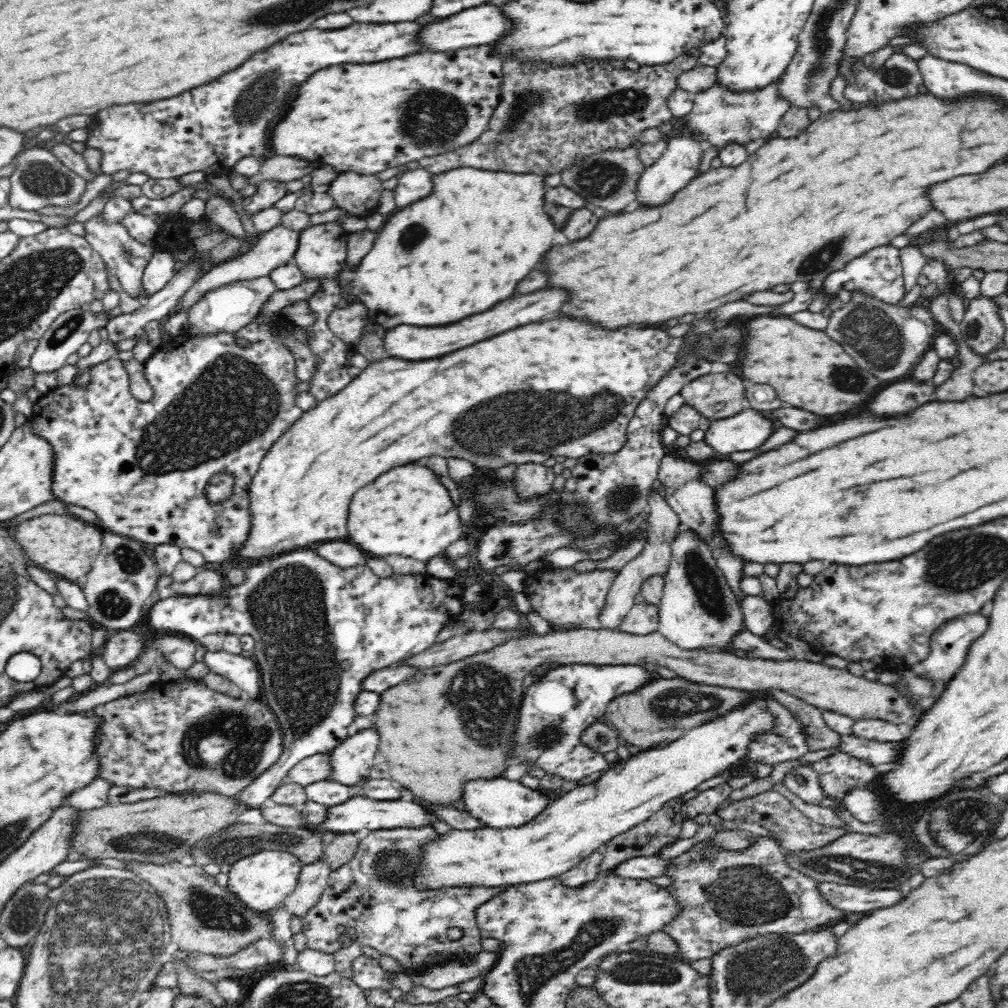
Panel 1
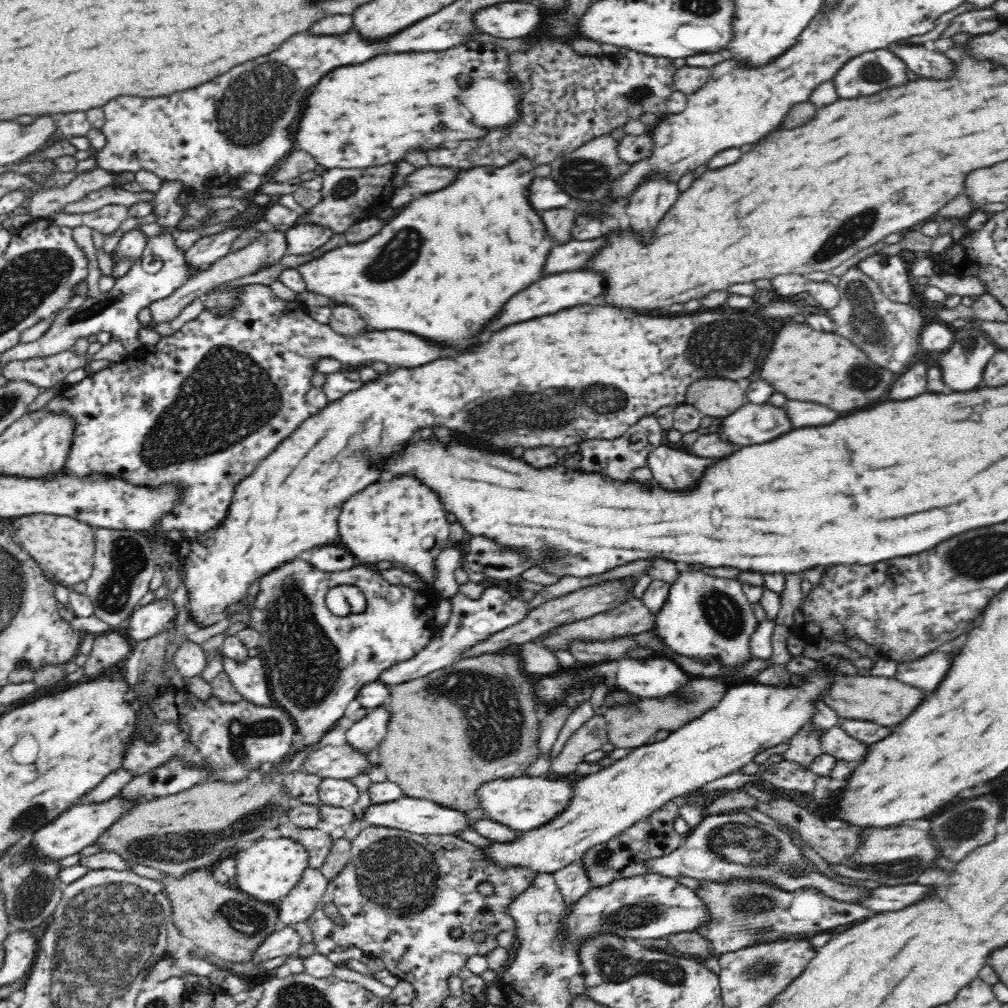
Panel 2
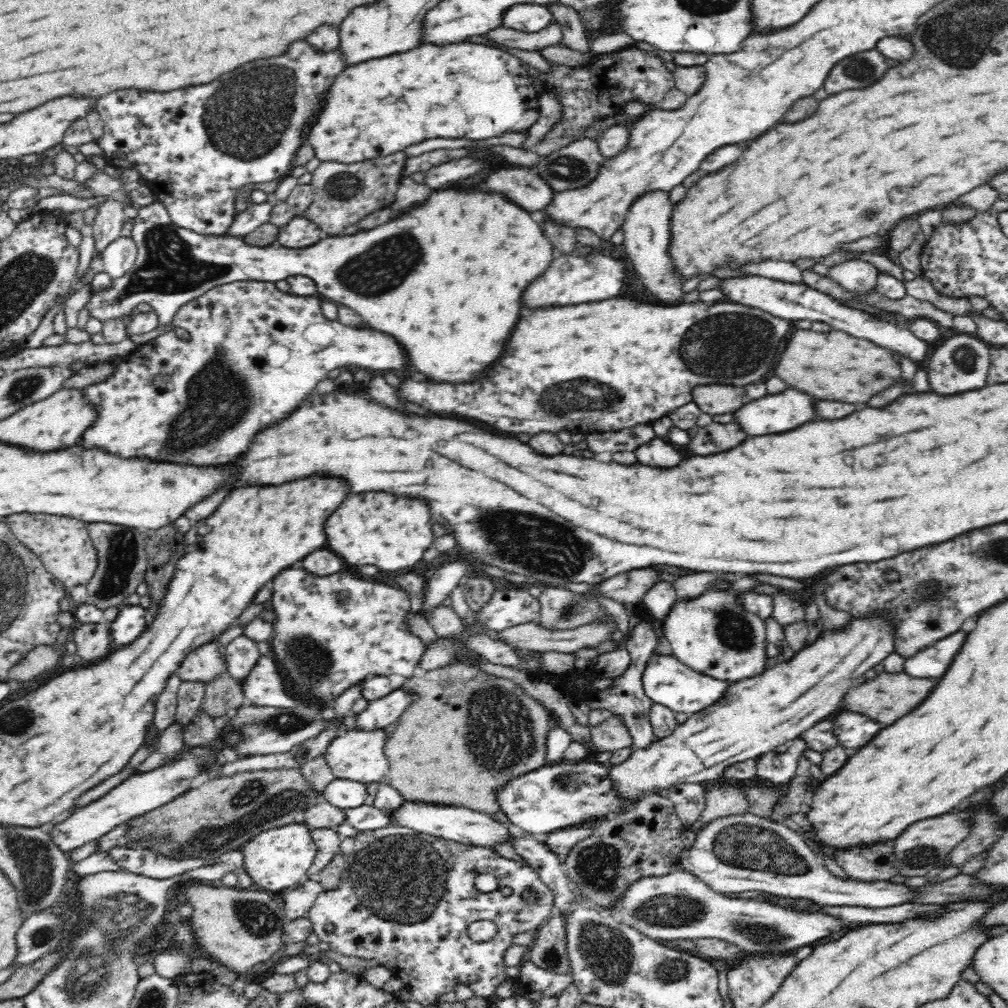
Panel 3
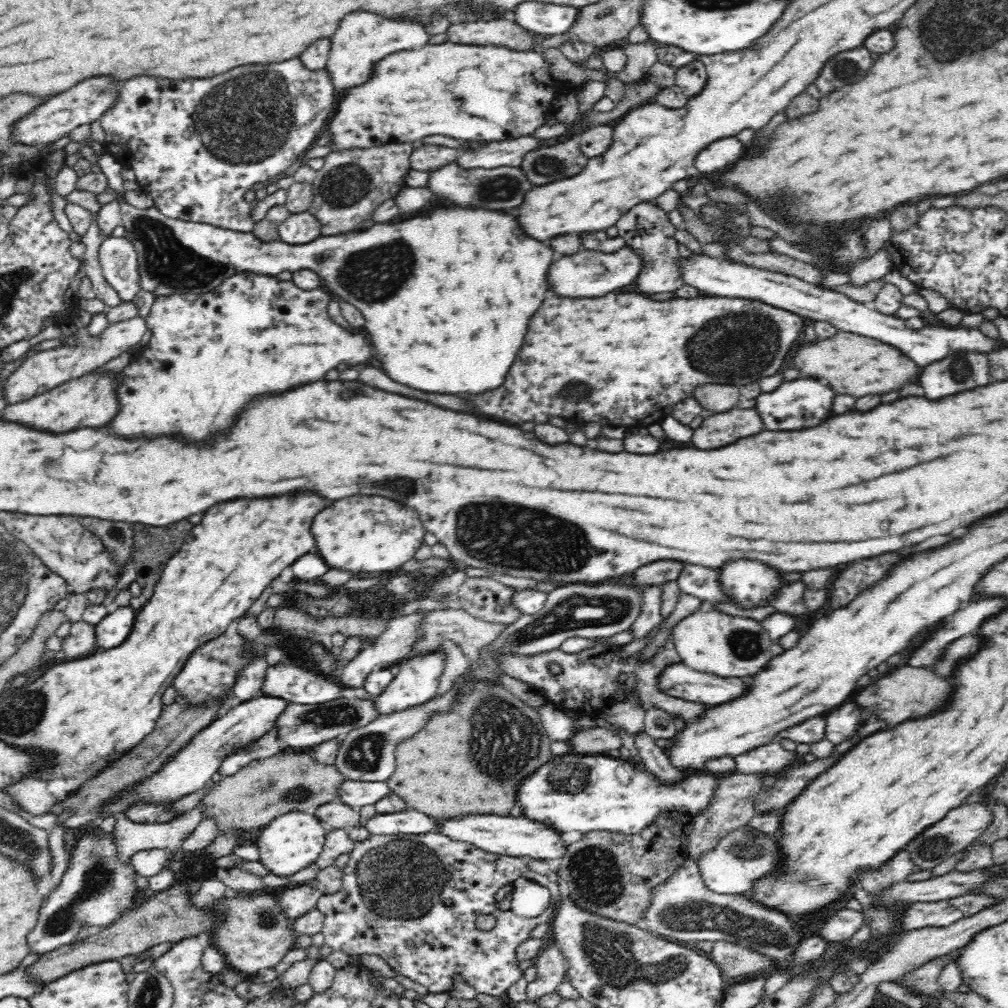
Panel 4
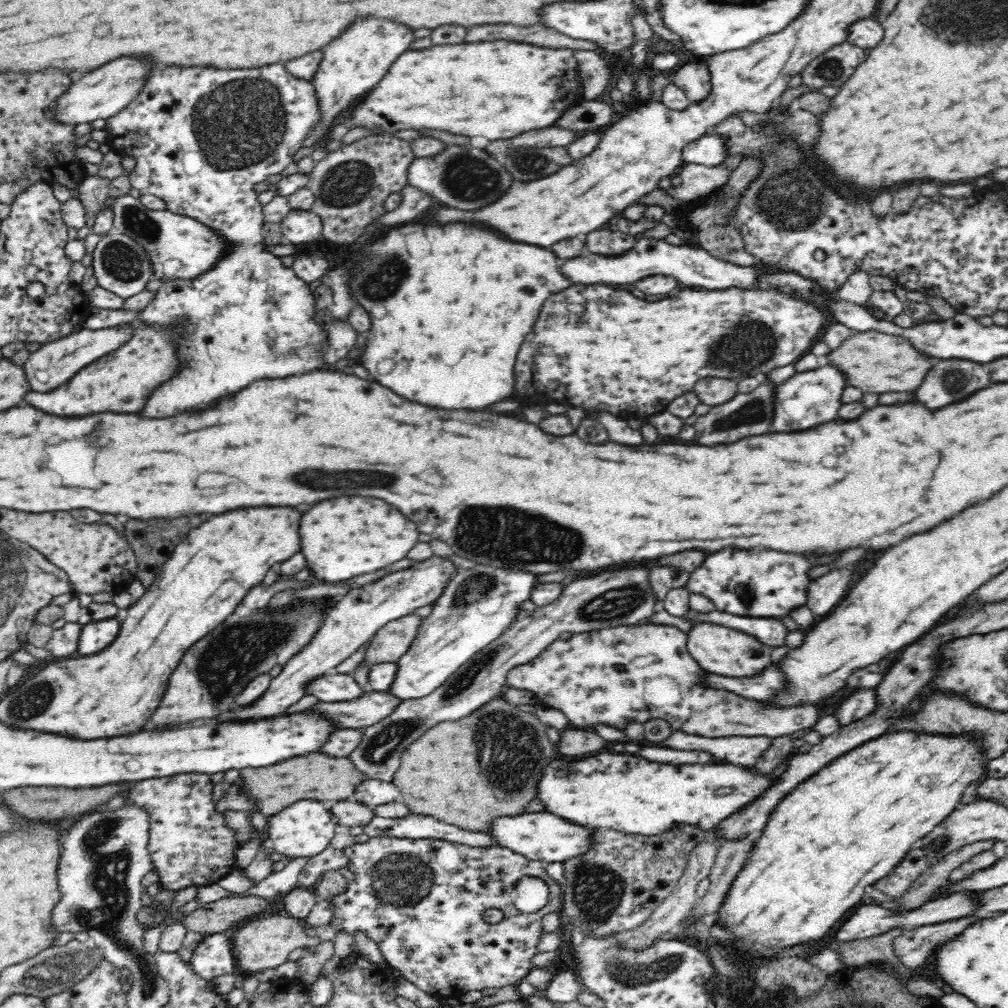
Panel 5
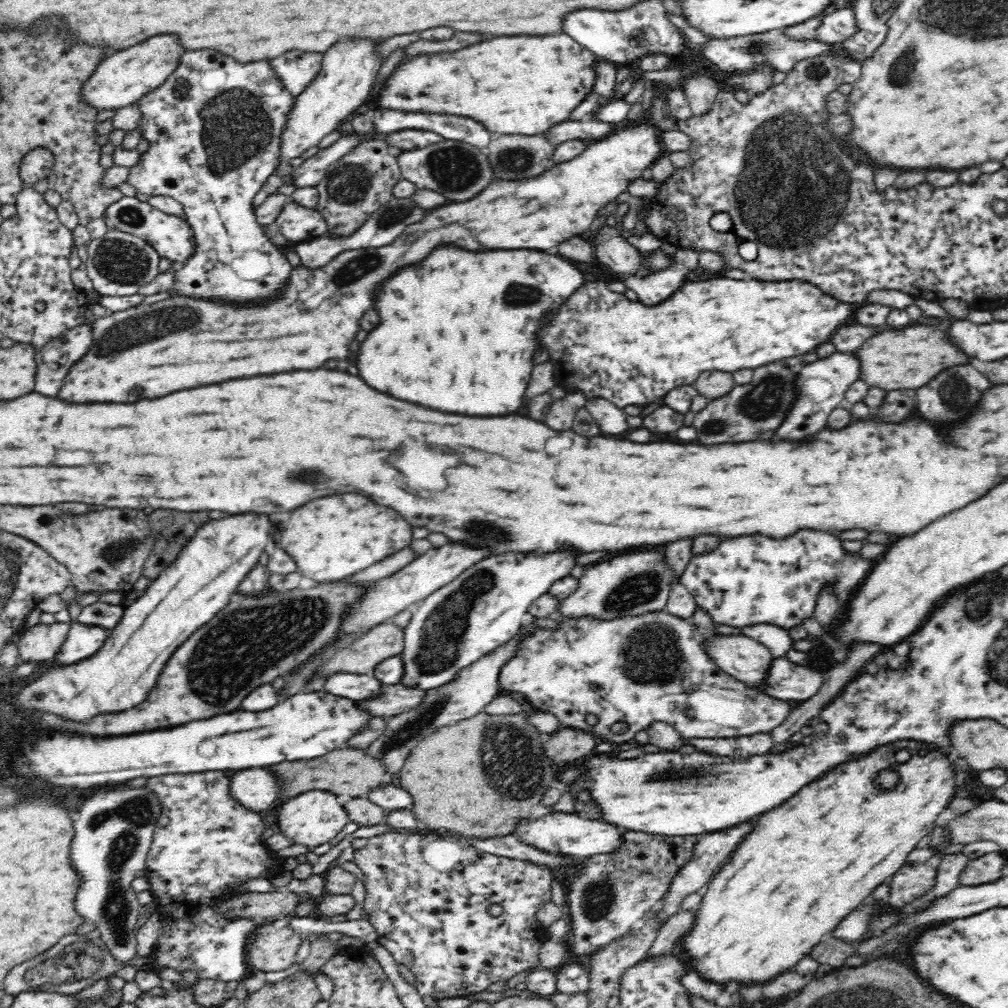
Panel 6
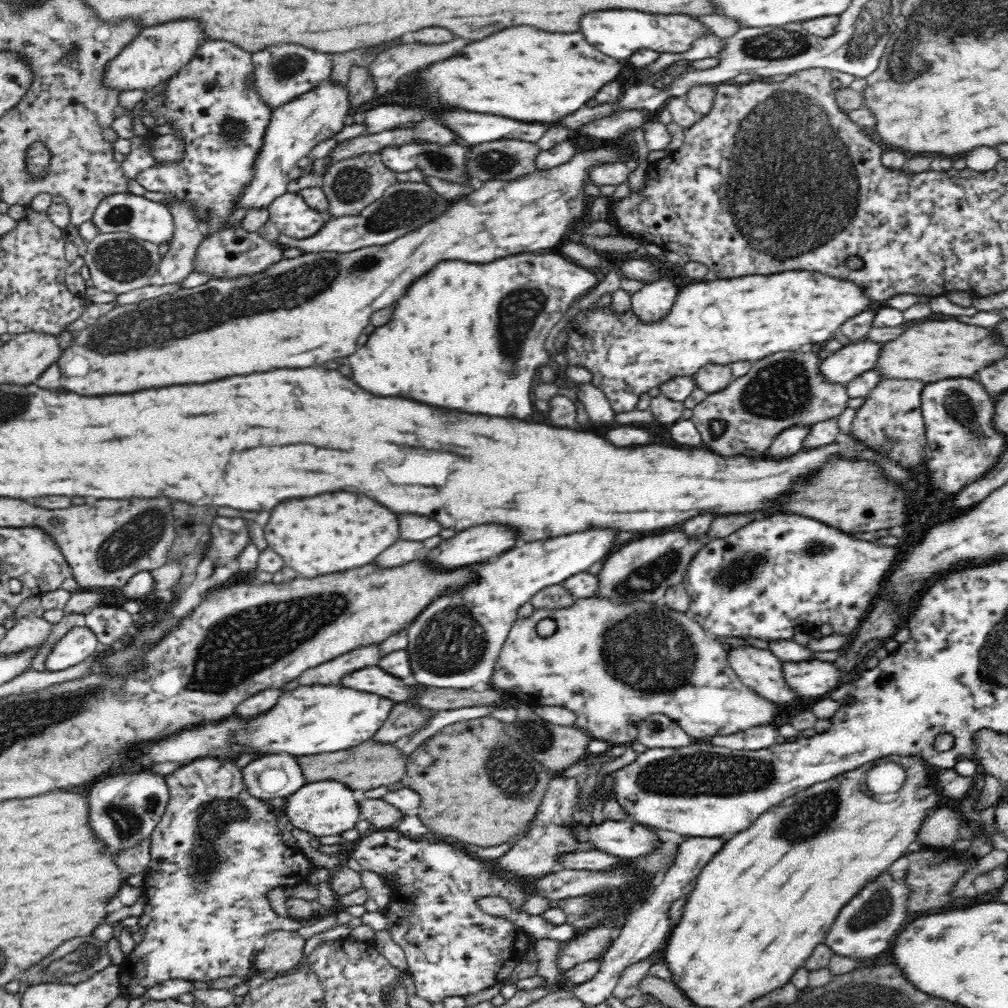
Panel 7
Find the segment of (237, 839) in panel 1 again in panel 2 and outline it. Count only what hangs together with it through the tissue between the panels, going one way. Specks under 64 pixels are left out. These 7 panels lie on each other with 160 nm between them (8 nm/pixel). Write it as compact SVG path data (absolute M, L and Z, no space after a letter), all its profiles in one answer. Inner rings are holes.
M284 824L276 826L279 837L294 839L308 851L308 866L319 869L330 852L333 839L318 828L290 828Z

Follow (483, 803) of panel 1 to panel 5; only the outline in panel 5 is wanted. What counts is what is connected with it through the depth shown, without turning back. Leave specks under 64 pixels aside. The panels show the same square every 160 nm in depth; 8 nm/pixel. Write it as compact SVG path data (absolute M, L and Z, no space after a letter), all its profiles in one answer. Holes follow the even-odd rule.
M598 754L592 758L581 759L580 762L570 762L558 758L548 762L548 768L542 774L538 784L538 800L543 805L542 811L550 812L568 822L586 828L612 829L624 834L641 834L652 836L670 830L682 822L694 824L698 828L710 830L716 824L728 818L732 812L740 810L748 802L756 800L775 778L770 775L758 775L750 767L724 764L684 764L670 766L648 762L636 756L624 754Z

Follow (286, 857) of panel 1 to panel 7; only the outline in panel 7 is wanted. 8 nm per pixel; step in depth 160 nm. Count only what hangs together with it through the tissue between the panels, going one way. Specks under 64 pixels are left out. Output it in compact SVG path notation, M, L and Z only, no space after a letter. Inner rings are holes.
M328 779L320 782L306 783L294 794L284 799L283 813L289 818L290 825L298 830L310 833L310 836L340 835L346 830L354 829L360 811L358 803L352 795L353 790L344 783Z

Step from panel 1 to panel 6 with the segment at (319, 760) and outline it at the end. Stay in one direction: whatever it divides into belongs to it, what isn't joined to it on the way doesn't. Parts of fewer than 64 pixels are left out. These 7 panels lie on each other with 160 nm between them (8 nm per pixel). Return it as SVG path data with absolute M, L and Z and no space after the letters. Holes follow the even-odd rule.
M634 552L616 556L585 568L578 579L578 588L562 599L552 617L579 619L592 617L600 620L640 616L662 611L667 605L669 592L675 584L672 569L666 567L660 552ZM528 618L526 623L518 630L516 636L508 640L506 644L490 650L480 660L459 670L459 674L454 681L448 682L444 686L427 690L424 698L422 698L422 702L418 706L414 706L412 710L390 717L390 720L386 722L384 732L364 750L366 755L374 759L380 759L382 765L386 766L388 774L392 776L390 784L396 784L397 787L400 786L398 778L400 768L404 766L408 754L416 748L416 744L422 738L430 736L432 732L436 732L443 726L476 716L479 712L484 711L484 707L490 704L494 698L504 694L504 690L499 683L500 672L502 672L503 666L507 665L507 662L516 656L521 642L526 637L533 635L538 629L543 627L546 627L545 620Z

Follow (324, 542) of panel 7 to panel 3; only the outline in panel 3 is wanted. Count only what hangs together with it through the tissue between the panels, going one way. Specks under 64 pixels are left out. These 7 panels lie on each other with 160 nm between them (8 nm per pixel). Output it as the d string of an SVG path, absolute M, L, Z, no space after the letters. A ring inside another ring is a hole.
M390 492L350 494L328 518L324 530L328 536L328 548L348 564L374 564L380 570L392 572L416 566L422 560L424 550L434 544L430 506L420 498L396 496Z

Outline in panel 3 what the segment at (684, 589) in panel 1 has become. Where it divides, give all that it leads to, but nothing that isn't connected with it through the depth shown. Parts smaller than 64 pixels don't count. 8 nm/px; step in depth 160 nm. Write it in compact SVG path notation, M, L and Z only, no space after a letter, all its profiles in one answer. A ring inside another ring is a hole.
M742 576L730 588L708 588L696 598L676 598L662 622L662 634L672 647L672 655L696 672L718 680L744 680L764 672L766 662L765 619L744 608L741 596L752 591L754 582Z

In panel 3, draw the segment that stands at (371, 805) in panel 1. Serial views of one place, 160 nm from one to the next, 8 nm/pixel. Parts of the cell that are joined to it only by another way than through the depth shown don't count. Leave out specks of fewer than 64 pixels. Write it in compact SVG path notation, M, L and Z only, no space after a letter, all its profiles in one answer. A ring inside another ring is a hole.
M404 802L402 806L398 806L388 813L396 825L460 844L491 848L498 842L508 843L511 836L510 829L504 827L504 824L492 820L488 814L480 814L480 812L474 812L468 808L456 808L456 806L450 808L450 806L436 806L436 804L426 804L426 802Z

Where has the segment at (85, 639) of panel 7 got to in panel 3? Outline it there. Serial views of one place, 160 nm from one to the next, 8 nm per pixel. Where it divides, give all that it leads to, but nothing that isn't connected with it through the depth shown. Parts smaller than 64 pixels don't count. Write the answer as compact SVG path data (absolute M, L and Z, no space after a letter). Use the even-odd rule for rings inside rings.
M142 605L122 606L109 626L112 644L115 647L132 644L148 627L146 609Z

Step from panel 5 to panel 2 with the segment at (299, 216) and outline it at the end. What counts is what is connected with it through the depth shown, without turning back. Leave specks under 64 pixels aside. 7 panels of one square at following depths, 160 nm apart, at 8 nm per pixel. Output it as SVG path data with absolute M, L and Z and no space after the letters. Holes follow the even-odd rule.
M312 222L298 223L285 230L288 255L302 256L322 248L334 235L330 228Z

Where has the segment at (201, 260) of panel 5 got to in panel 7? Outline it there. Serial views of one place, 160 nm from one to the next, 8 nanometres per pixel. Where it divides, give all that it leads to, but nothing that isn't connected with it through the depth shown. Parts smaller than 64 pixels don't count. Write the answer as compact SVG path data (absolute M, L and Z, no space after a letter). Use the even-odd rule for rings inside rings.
M130 193L112 194L101 200L91 221L100 233L130 233L158 246L164 243L169 245L175 231L172 213L166 205Z

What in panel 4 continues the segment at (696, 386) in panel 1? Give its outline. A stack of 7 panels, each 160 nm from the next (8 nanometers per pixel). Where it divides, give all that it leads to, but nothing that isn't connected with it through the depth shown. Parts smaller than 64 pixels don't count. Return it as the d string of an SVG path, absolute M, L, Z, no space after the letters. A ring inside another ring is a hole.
M706 384L694 390L694 398L700 402L702 408L710 412L726 412L734 408L740 400L740 388L738 386L718 386L718 384Z

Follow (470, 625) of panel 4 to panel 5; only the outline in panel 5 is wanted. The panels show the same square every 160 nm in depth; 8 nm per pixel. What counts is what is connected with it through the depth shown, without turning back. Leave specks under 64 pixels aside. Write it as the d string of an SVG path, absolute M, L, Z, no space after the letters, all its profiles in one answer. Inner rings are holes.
M418 612L407 614L387 622L373 636L372 643L366 650L366 657L362 666L356 668L351 674L362 692L371 690L368 672L370 666L380 663L396 663L406 654L411 642L416 639L420 625L425 617Z

